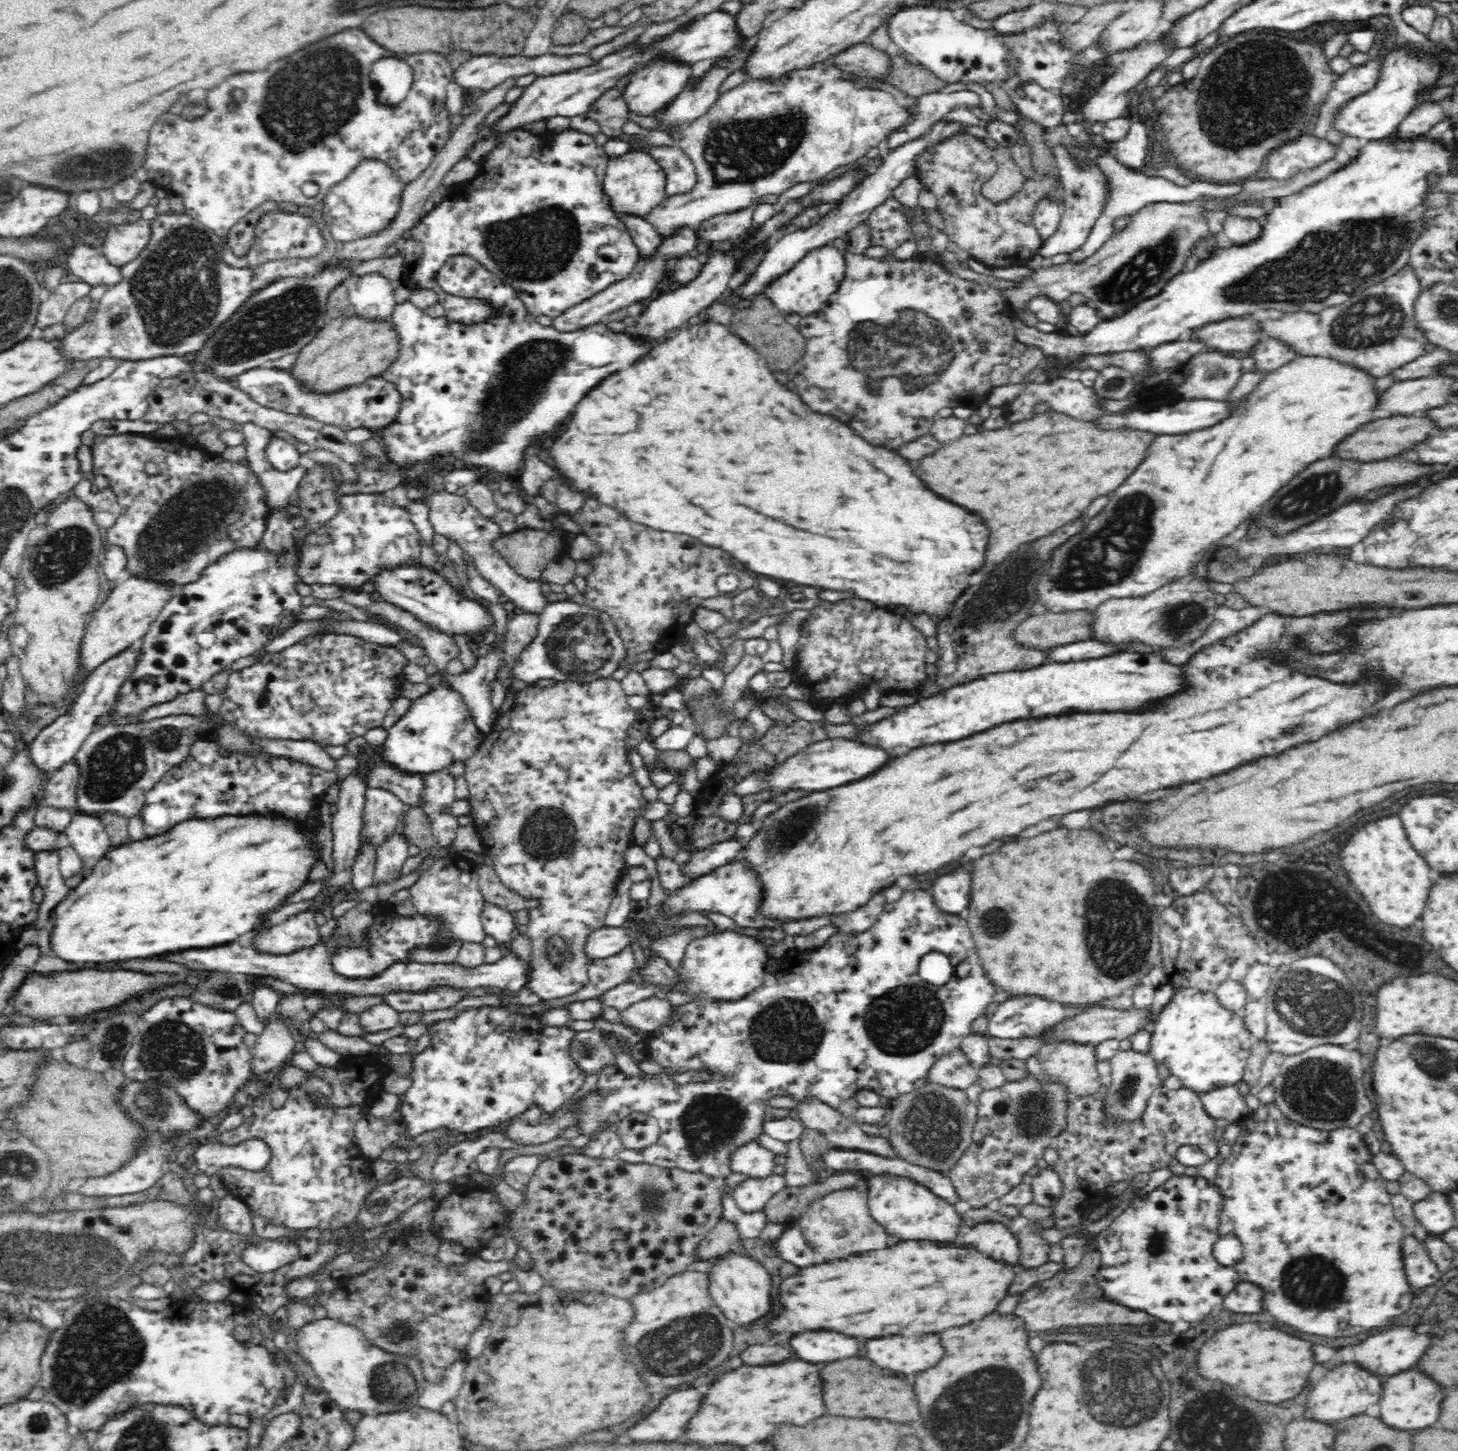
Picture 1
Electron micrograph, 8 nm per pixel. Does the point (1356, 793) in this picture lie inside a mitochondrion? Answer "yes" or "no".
no

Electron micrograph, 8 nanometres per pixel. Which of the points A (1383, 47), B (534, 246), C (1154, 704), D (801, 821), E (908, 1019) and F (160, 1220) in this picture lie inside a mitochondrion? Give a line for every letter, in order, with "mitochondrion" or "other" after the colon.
A: other
B: mitochondrion
C: other
D: mitochondrion
E: mitochondrion
F: other

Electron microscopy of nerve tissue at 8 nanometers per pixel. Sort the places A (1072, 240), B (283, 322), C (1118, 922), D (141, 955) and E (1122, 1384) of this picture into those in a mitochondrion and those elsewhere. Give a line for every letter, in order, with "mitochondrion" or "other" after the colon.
A: other
B: mitochondrion
C: mitochondrion
D: other
E: mitochondrion

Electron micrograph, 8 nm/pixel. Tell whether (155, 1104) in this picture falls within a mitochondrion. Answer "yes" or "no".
yes

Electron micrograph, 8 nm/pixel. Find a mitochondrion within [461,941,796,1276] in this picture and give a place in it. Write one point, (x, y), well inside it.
(709, 1121)

